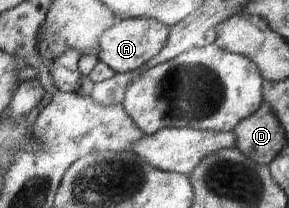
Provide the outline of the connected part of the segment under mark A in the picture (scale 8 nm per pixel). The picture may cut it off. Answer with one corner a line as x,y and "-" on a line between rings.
118,19
101,35
98,59
116,72
129,73
137,71
165,47
168,36
169,27
161,21
157,21
157,19

